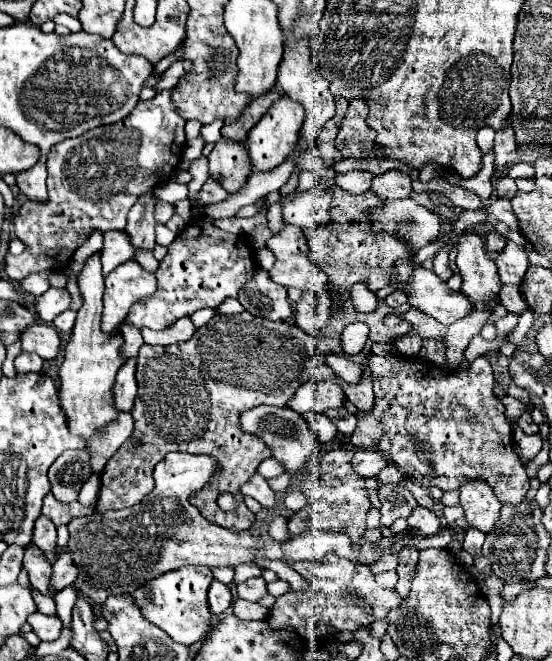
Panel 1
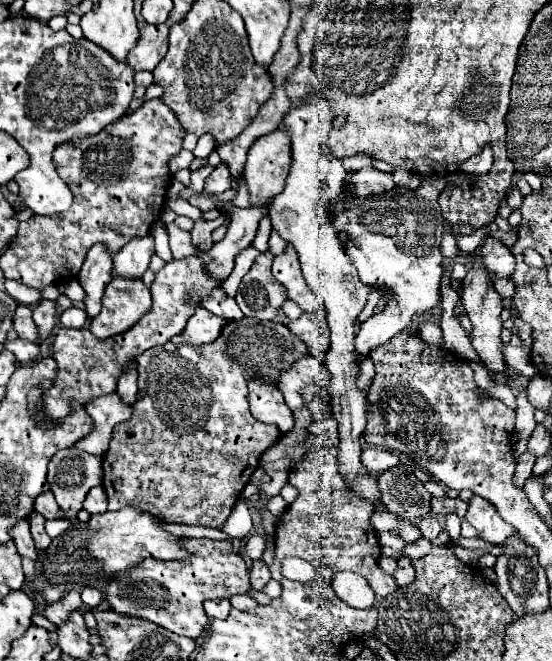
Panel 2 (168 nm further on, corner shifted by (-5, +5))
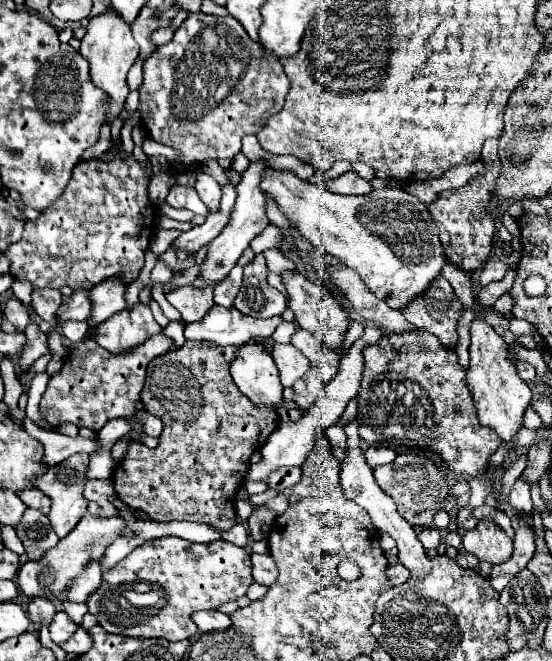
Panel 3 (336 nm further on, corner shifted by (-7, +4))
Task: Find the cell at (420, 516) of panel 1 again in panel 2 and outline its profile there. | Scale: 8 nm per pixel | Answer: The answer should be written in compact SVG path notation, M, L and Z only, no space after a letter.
M432 515L424 517L424 519L420 521L418 529L420 529L422 537L426 537L426 539L434 539L434 537L436 537L436 535L442 531L442 527L440 527L438 519L436 519L436 517L432 517Z

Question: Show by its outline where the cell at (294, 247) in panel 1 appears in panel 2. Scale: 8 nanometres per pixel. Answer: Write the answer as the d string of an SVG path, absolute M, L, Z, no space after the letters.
M292 243L286 245L284 253L274 257L272 275L286 287L288 297L294 299L304 311L320 311L324 309L322 301L308 291L308 283L304 283L304 275L300 271L300 263L296 259L296 251L292 251Z

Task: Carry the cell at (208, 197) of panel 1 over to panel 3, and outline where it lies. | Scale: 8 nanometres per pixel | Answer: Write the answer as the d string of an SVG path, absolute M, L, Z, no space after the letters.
M190 286L186 288L180 288L172 294L168 294L168 302L182 314L182 320L188 324L188 322L198 322L206 316L206 312L214 306L214 300L212 300L212 290L214 286L208 290L192 290Z

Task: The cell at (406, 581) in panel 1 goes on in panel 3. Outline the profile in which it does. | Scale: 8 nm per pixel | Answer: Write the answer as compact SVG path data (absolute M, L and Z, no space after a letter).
M396 564L396 566L390 566L390 568L388 568L386 576L390 578L390 582L392 582L394 586L398 586L398 584L404 584L404 582L408 580L410 572L408 572L402 564Z

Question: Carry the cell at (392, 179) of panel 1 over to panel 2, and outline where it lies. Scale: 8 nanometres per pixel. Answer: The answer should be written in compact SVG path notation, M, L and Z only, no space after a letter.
M366 167L366 169L356 171L354 175L348 175L346 183L358 197L368 197L368 195L376 195L376 193L394 189L392 173L382 173L374 167Z

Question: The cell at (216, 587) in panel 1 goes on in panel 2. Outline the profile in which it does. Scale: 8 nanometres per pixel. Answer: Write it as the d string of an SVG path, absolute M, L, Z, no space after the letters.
M212 599L212 601L204 603L204 611L212 619L224 619L224 617L228 617L230 609L232 609L230 601L226 601L226 599Z

